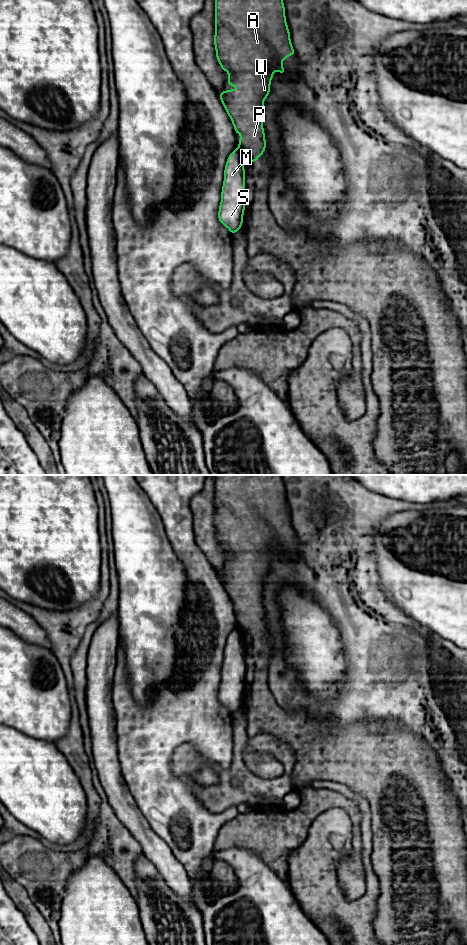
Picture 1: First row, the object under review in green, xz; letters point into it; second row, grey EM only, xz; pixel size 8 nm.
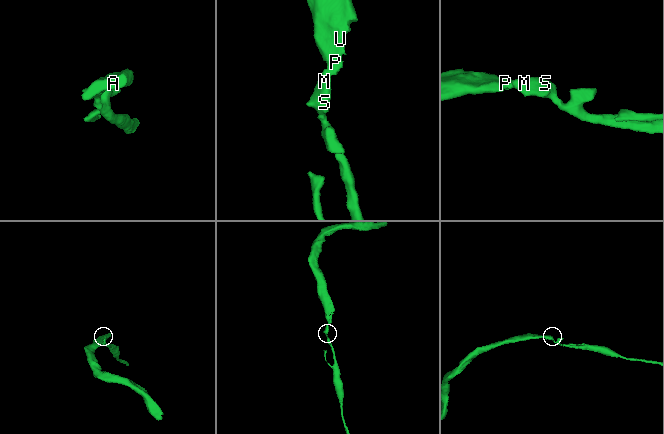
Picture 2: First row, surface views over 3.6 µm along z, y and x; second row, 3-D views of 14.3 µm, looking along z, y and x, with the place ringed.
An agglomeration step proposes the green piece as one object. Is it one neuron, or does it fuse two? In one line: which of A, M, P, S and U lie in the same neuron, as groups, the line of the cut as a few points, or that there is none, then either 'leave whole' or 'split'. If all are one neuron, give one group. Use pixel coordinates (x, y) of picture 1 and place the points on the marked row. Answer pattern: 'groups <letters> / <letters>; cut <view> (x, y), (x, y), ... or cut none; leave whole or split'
groups A P U / M S; cut xz (236, 149), (243, 161); split

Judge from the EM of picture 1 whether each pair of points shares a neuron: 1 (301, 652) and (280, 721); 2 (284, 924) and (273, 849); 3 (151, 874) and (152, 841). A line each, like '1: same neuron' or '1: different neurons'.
1: different neurons
2: different neurons
3: different neurons

